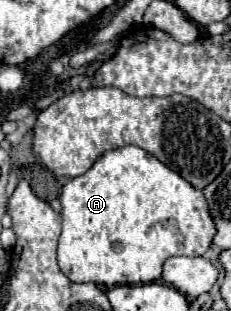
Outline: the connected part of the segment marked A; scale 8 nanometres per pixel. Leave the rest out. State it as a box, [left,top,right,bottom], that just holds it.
[57,145,215,289]

